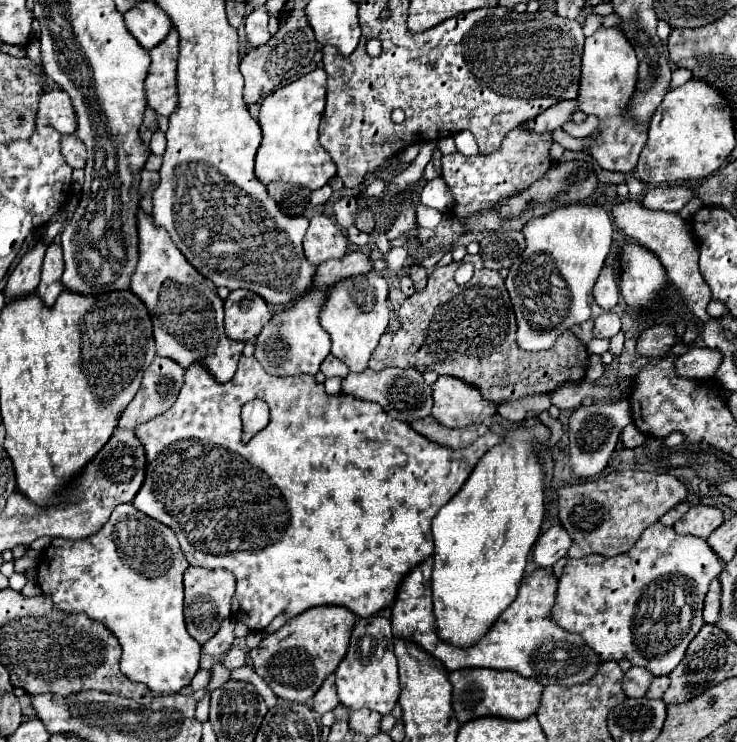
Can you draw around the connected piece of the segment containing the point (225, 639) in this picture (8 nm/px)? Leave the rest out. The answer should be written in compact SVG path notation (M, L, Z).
M228 617L228 619L222 623L222 627L218 629L218 633L216 633L208 643L202 645L204 653L208 653L208 655L212 655L212 657L224 655L224 653L230 649L232 641L234 641L234 625L236 625L236 621L234 621L232 617Z

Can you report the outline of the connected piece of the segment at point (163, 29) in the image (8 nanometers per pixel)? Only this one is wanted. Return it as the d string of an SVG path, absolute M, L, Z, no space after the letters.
M144 3L130 13L124 15L128 31L138 39L138 43L144 49L154 49L158 43L164 41L164 37L172 31L172 21L170 17L156 5L156 3Z

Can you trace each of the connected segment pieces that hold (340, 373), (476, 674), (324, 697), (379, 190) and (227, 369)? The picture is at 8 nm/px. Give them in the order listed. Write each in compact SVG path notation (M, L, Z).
M330 353L330 357L326 357L326 361L320 365L320 371L326 377L346 377L350 373L350 369L346 369L346 365L342 365L342 361L338 361L338 357L334 357Z
M458 669L448 675L448 681L454 687L452 709L460 725L480 717L506 717L522 721L538 711L540 697L544 691L544 685L540 685L536 679L526 679L512 671L494 669Z
M334 675L326 677L326 681L322 683L322 687L318 689L318 693L312 699L314 699L314 711L320 713L320 715L326 713L326 711L332 711L336 705L340 705Z
M376 179L370 185L365 187L361 193L361 197L367 199L368 197L380 197L384 191L385 183L382 179Z
M138 211L138 237L140 259L136 273L132 275L130 291L148 309L154 327L156 355L168 357L184 369L192 363L202 363L218 383L228 383L236 373L244 343L232 341L224 333L222 299L218 297L214 283L202 277L186 257L178 253L178 247L172 243L166 229L156 229L152 217L144 211Z

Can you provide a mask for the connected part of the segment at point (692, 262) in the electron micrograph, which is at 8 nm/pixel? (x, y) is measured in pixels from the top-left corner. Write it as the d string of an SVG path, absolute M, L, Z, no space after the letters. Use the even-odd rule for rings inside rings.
M638 201L618 203L612 209L612 219L614 219L616 227L622 229L628 237L632 237L640 245L644 245L646 249L656 253L656 257L662 261L662 265L666 269L666 275L680 289L680 293L682 293L688 309L692 311L692 315L696 319L700 319L702 323L706 323L710 319L706 308L712 300L712 293L710 287L704 281L700 269L698 269L698 247L692 239L690 225L678 213L648 211L648 209L642 209L642 205Z

